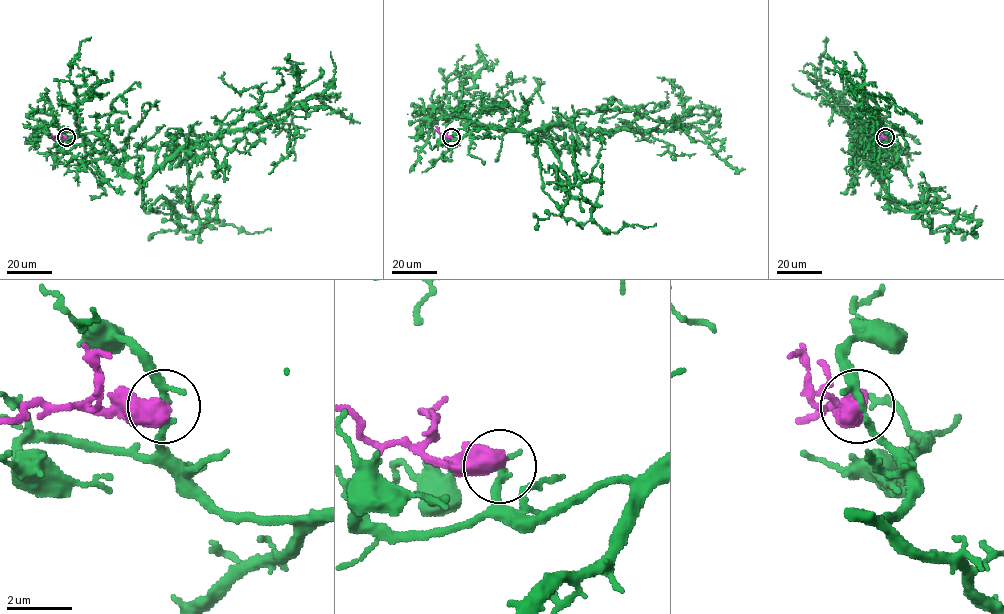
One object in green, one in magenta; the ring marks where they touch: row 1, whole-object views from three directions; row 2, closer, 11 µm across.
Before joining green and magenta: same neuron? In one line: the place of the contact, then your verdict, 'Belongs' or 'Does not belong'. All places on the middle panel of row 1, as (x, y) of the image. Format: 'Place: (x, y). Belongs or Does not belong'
Place: (451, 137). Does not belong

